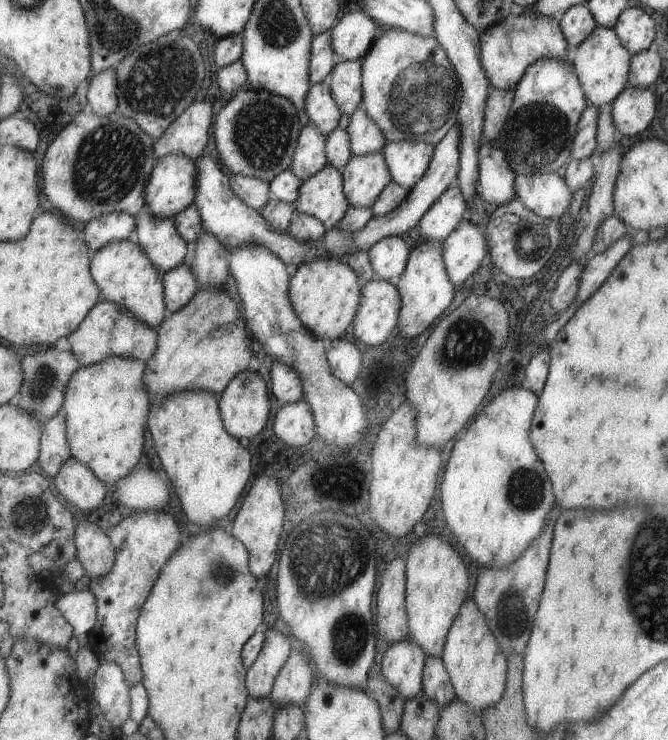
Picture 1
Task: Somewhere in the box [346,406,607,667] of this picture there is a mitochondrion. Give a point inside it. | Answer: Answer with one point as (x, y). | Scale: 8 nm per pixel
(524, 487)

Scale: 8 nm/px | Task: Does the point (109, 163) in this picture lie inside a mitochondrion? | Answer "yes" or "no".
yes

